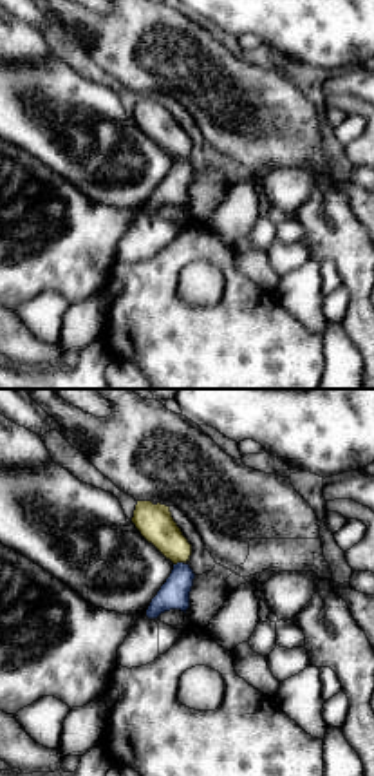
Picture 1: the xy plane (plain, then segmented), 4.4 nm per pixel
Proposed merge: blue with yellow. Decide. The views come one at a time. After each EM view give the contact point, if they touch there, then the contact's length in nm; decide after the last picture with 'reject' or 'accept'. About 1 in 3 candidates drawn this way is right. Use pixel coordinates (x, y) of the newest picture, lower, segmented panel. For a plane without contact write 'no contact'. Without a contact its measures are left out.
meets blue at (177, 563); contact 50 nm long

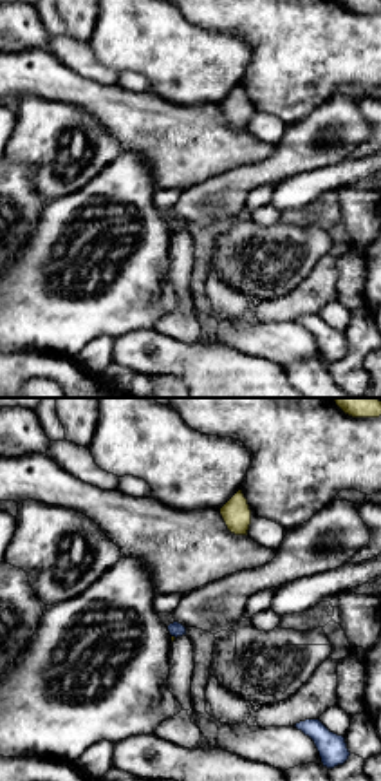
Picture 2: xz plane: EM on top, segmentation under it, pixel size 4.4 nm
meets blue at (174, 635); contact 30 nm long

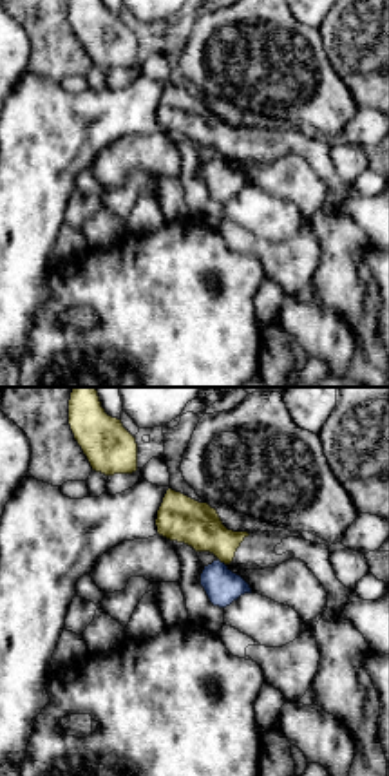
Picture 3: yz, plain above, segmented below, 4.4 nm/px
meets blue at (219, 561); contact 50 nm long

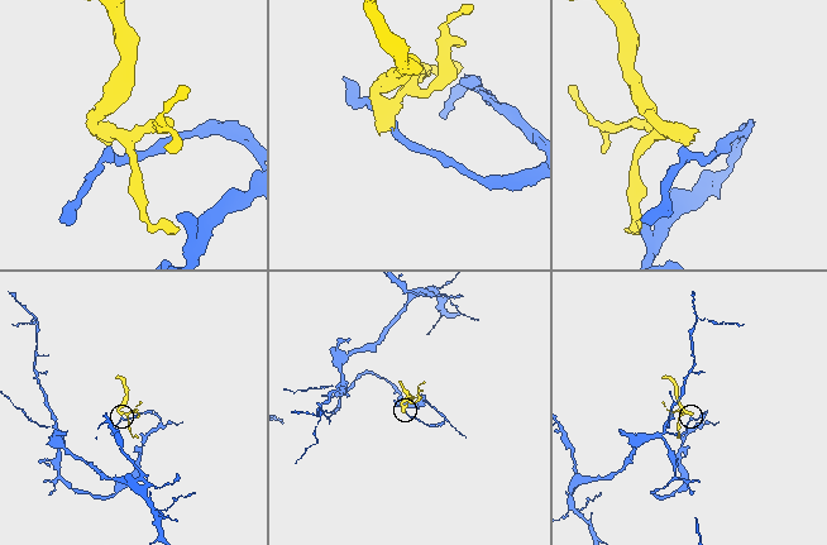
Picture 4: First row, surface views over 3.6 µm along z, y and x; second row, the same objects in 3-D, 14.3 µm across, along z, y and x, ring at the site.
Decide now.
reject

